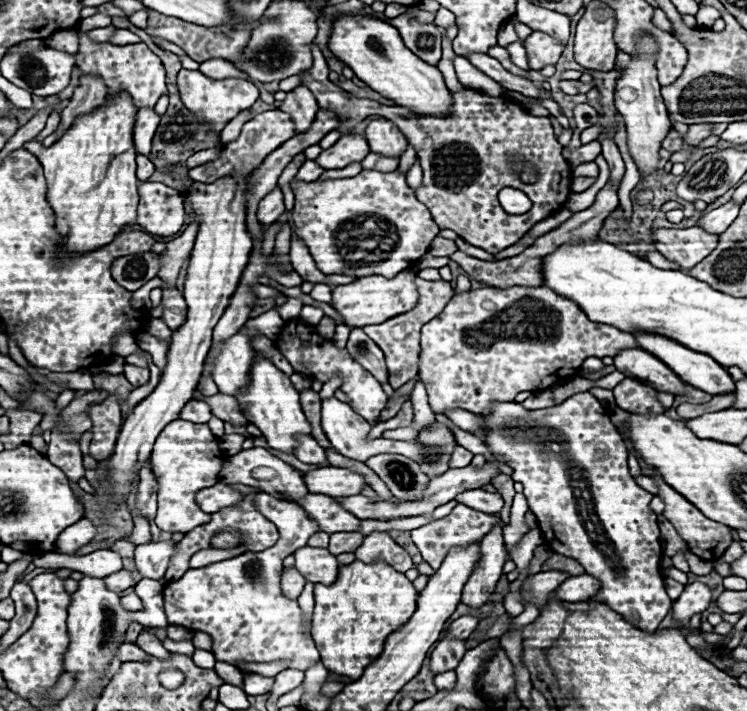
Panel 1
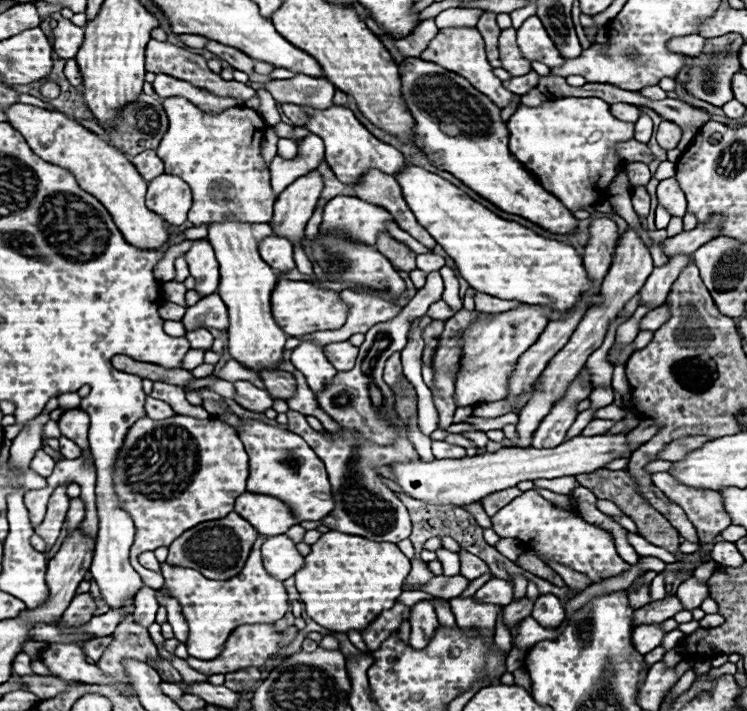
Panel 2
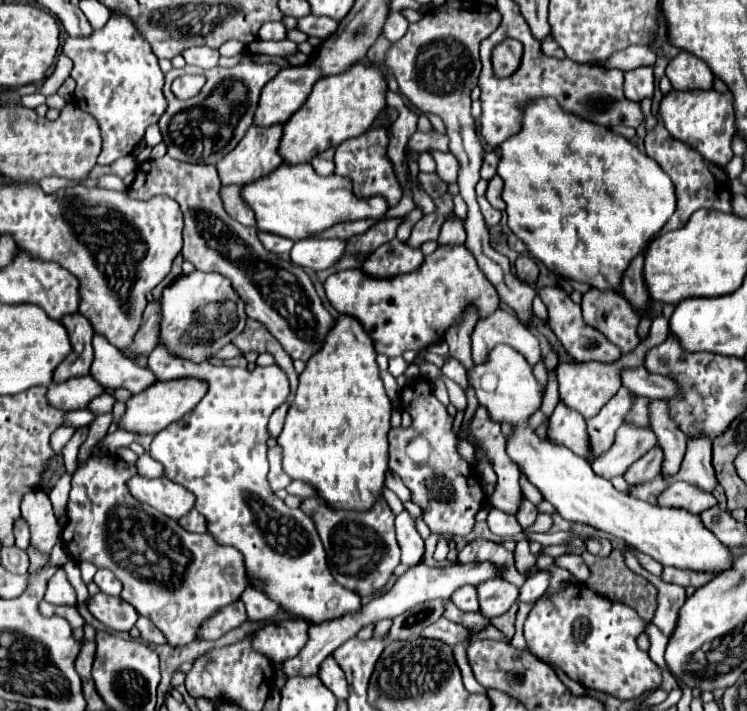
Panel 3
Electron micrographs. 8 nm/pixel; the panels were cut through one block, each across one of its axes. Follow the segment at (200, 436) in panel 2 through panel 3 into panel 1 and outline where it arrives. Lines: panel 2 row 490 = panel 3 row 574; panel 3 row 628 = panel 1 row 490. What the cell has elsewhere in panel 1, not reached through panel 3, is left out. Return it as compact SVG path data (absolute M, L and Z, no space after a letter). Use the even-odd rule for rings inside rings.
M186 420L168 424L158 436L150 460L152 470L160 482L158 514L154 518L158 528L166 532L190 532L192 528L206 524L210 514L204 514L194 504L194 494L218 482L218 472L224 462L224 454L218 448L218 438L210 432L208 424L190 424Z

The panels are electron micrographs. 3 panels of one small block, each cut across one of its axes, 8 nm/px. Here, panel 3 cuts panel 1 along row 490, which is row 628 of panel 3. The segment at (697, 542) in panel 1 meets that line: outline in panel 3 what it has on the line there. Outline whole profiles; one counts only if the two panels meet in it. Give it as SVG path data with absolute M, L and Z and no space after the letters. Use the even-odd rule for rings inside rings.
M626 550L624 552L624 558L626 558L626 566L630 570L634 570L636 574L644 576L646 580L650 580L656 588L658 588L658 610L656 610L656 616L654 616L654 624L660 628L662 634L666 636L672 636L674 628L676 628L676 622L678 622L678 610L682 608L682 604L686 602L686 594L684 594L684 588L682 586L676 586L676 584L668 584L668 582L662 582L658 576L650 574L648 570L644 570L636 558L634 552Z

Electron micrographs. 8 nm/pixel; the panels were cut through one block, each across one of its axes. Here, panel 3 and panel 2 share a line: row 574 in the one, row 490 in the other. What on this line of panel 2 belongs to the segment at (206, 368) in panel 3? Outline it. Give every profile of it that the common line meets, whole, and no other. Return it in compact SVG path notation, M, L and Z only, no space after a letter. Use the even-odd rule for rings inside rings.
M242 420L238 436L250 456L248 492L280 498L292 508L298 520L322 520L326 514L330 514L330 510L334 510L332 486L328 482L326 468L298 434L282 430L278 426L262 424L258 420Z

